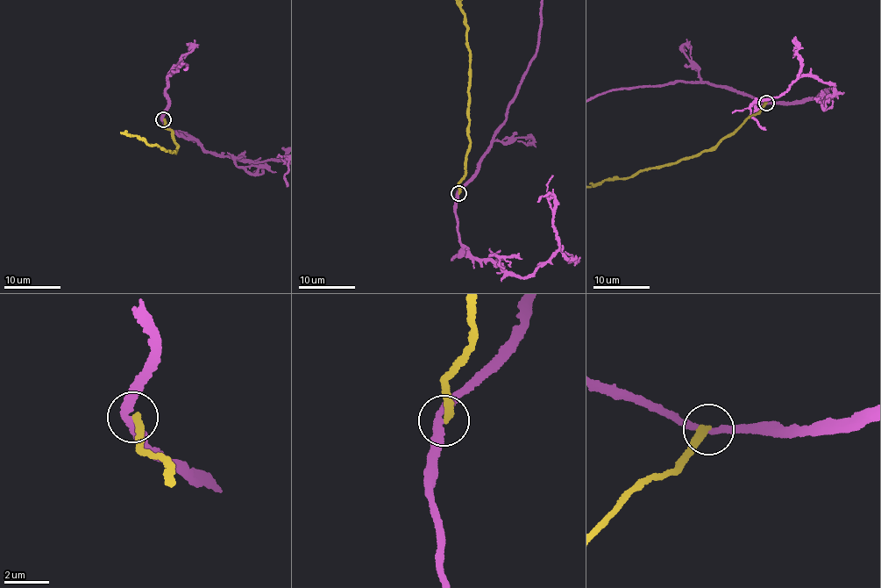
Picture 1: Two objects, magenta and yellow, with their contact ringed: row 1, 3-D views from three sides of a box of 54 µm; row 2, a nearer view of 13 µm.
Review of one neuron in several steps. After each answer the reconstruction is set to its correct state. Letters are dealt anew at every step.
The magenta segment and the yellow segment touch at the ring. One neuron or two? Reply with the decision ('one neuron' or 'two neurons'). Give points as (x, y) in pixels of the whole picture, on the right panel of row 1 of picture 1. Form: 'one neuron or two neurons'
two neurons

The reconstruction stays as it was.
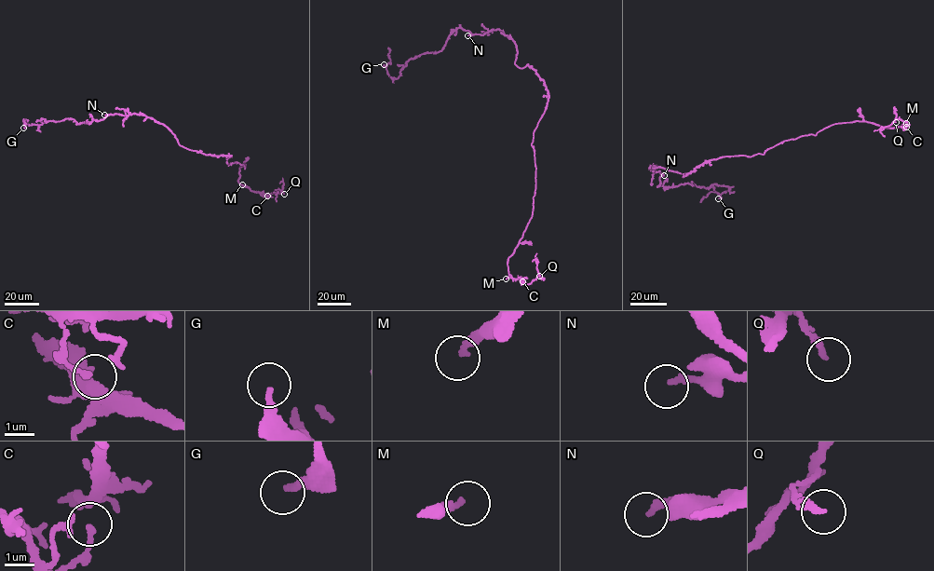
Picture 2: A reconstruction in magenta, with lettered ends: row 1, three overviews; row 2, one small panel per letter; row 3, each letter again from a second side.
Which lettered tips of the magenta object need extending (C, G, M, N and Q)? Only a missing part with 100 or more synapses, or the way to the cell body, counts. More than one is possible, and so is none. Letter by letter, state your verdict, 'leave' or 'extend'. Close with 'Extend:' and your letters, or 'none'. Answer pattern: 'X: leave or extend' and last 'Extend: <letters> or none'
C: leave
G: leave
M: extend
N: leave
Q: leave
Extend: M

